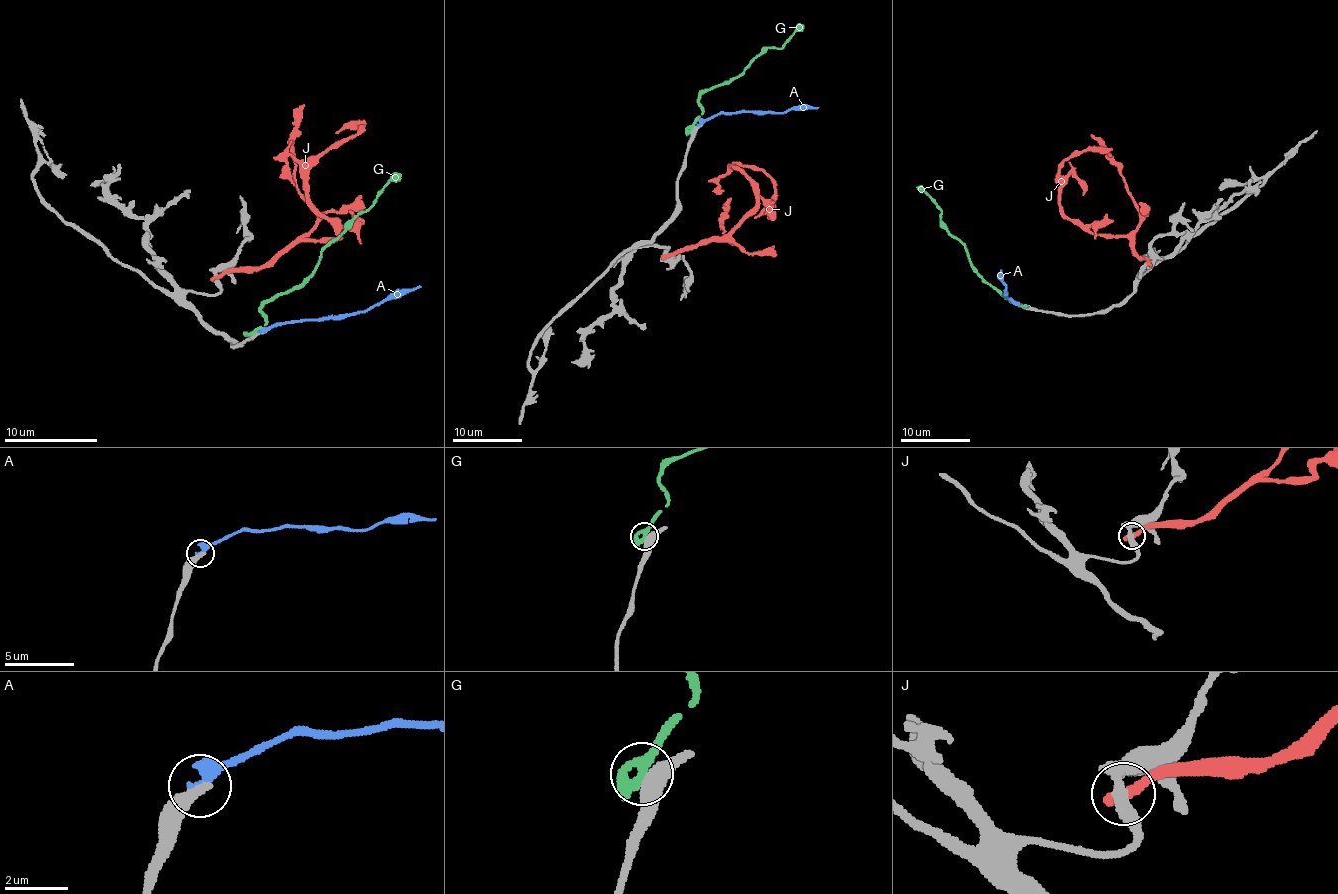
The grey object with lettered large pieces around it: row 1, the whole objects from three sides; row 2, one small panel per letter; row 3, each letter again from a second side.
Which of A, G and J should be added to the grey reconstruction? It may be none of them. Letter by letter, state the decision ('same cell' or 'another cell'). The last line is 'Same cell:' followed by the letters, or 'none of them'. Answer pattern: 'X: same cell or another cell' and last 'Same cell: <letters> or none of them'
A: another cell
G: another cell
J: another cell
Same cell: none of them

